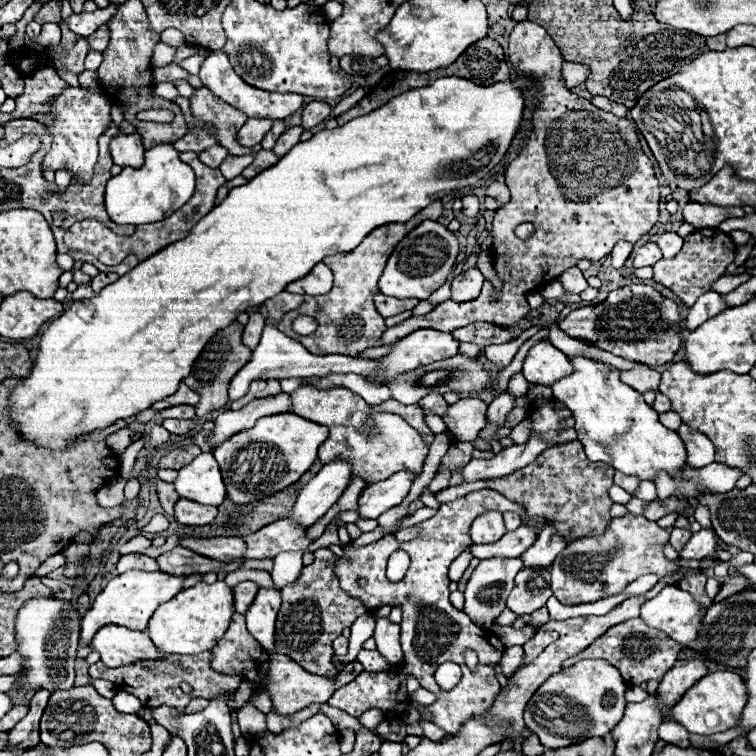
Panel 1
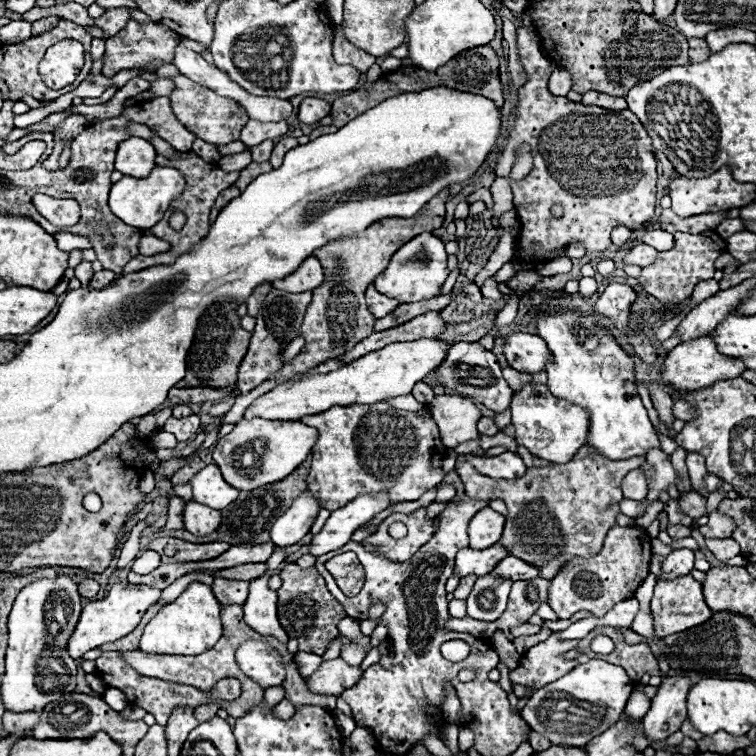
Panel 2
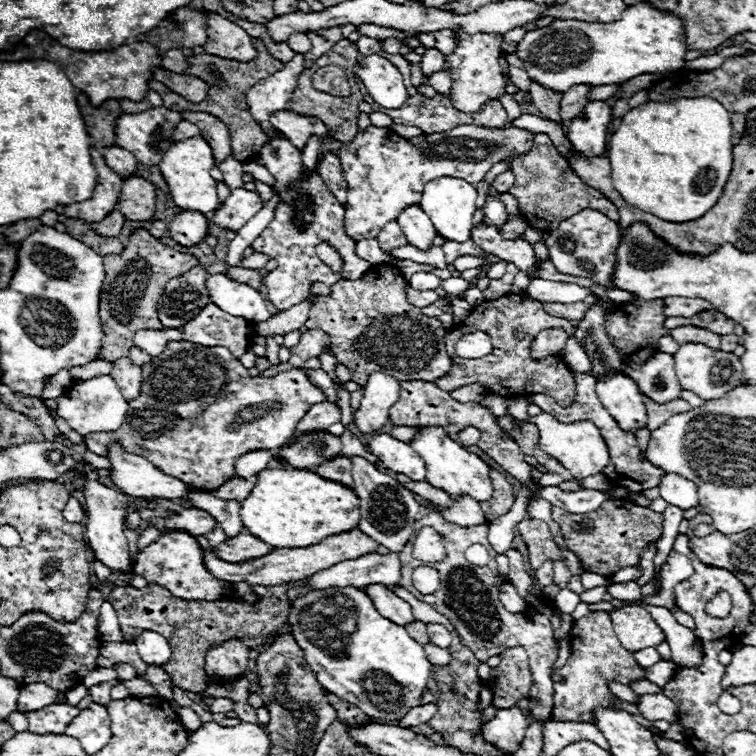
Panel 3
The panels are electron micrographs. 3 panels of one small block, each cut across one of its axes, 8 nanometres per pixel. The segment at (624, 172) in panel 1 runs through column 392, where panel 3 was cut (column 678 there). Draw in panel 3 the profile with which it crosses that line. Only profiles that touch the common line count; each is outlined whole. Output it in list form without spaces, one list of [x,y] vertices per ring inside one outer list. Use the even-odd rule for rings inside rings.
[[[678,326],[672,330],[672,338],[678,344],[684,342],[696,342],[696,344],[706,344],[710,348],[720,348],[720,336],[698,326]]]

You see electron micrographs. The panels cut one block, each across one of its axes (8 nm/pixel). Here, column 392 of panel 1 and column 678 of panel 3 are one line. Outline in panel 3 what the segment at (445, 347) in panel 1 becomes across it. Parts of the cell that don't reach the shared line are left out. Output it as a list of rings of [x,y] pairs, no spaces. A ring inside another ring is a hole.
[[[680,344],[678,352],[674,354],[674,362],[676,362],[676,374],[678,374],[682,388],[694,392],[696,396],[704,400],[722,398],[728,390],[736,388],[742,378],[742,364],[738,356],[708,348],[704,344]]]

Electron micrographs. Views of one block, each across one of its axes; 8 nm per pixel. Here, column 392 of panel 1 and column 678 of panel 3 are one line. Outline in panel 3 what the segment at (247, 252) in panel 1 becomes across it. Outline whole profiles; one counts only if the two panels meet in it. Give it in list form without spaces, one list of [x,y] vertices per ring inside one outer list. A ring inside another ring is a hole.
[[[650,100],[624,114],[610,136],[608,158],[612,162],[612,184],[628,204],[662,220],[696,220],[722,196],[732,172],[732,148],[730,112],[718,100]]]

